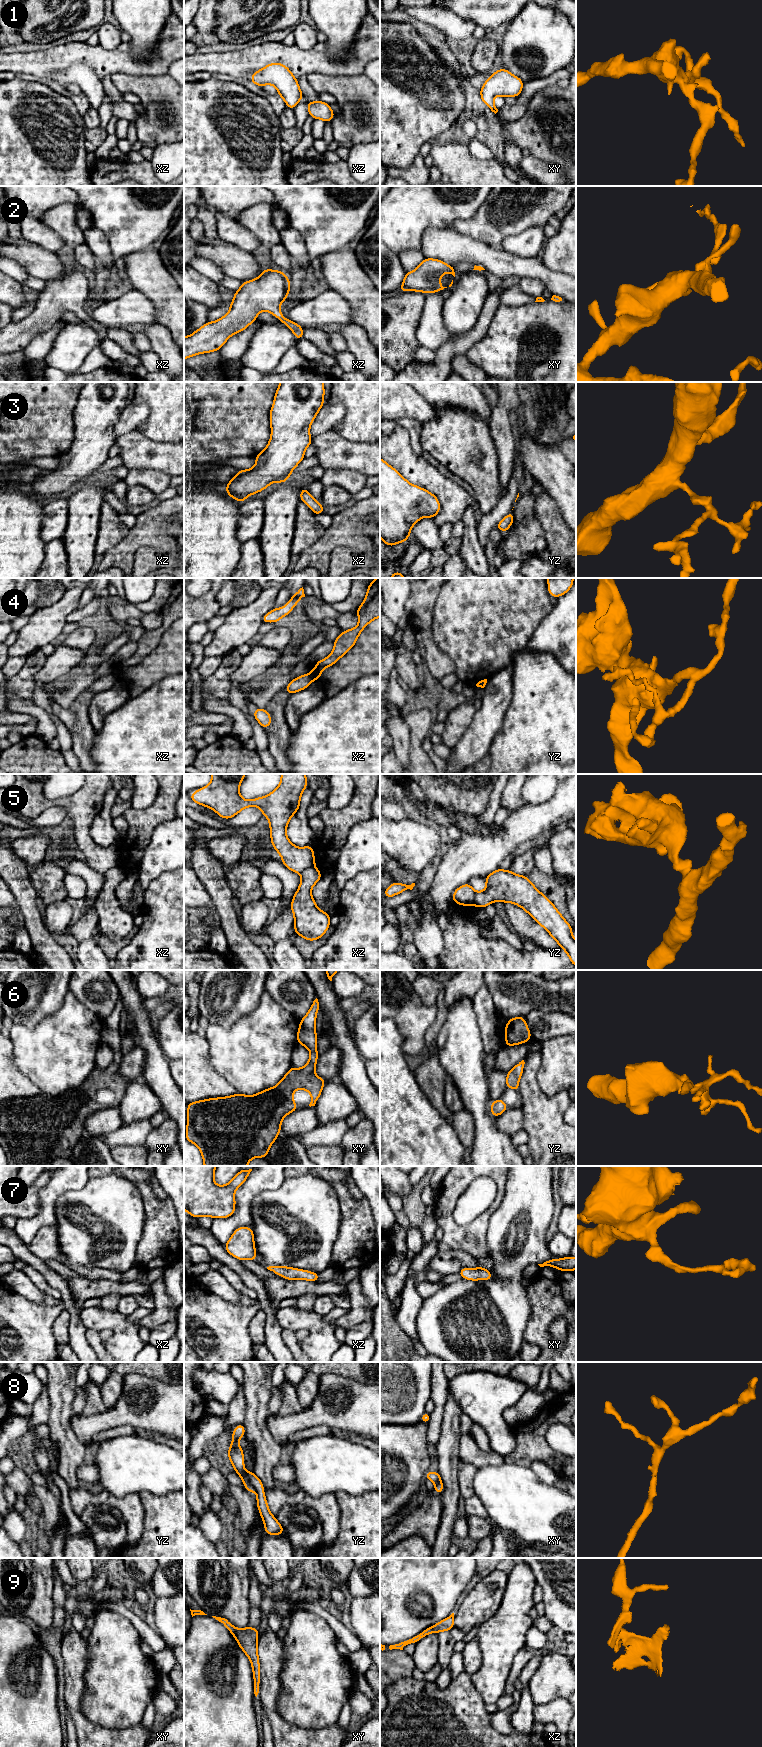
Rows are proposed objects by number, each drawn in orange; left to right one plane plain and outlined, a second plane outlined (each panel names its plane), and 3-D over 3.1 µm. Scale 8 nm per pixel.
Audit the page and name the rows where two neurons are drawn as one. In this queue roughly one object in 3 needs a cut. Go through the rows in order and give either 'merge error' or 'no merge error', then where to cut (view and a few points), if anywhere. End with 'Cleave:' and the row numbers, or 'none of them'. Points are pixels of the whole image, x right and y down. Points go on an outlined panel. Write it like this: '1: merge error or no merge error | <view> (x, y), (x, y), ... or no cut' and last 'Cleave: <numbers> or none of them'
1: no merge error | no cut
2: no merge error | no cut
3: no merge error | no cut
4: merge error | xz (309, 674), (312, 679)
5: merge error | xz (313, 866), (300, 873)
6: no merge error | no cut
7: no merge error | no cut
8: merge error | yz (246, 1473), (249, 1483), (255, 1489)
9: no merge error | no cut
Cleave: 4, 5, 8

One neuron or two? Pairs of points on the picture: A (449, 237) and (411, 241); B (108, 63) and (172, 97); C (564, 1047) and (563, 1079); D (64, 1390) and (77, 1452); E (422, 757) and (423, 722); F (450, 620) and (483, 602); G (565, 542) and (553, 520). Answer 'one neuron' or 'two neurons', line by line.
A: two neurons
B: two neurons
C: one neuron
D: one neuron
E: one neuron
F: one neuron
G: one neuron

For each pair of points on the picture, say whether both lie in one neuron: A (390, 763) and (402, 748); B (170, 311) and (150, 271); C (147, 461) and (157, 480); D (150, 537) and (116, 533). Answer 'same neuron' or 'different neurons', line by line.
A: different neurons
B: same neuron
C: different neurons
D: different neurons

